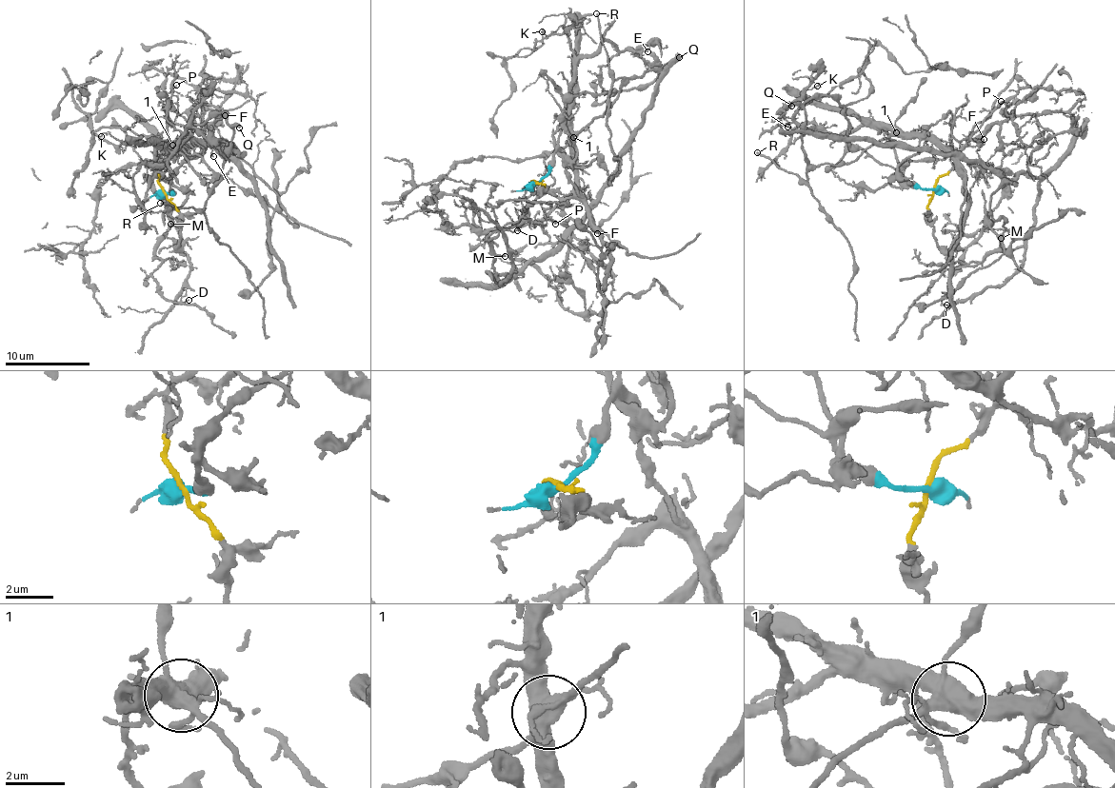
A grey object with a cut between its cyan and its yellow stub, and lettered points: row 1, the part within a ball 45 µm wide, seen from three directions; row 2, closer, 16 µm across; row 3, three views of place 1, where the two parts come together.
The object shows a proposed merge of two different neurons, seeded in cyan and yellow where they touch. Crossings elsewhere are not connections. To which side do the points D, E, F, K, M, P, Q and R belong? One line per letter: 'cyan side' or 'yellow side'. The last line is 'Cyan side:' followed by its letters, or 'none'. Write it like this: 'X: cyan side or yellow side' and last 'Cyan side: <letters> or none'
D: cyan side
E: yellow side
F: yellow side
K: yellow side
M: cyan side
P: yellow side
Q: cyan side
R: cyan side
Cyan side: D, M, Q, R

